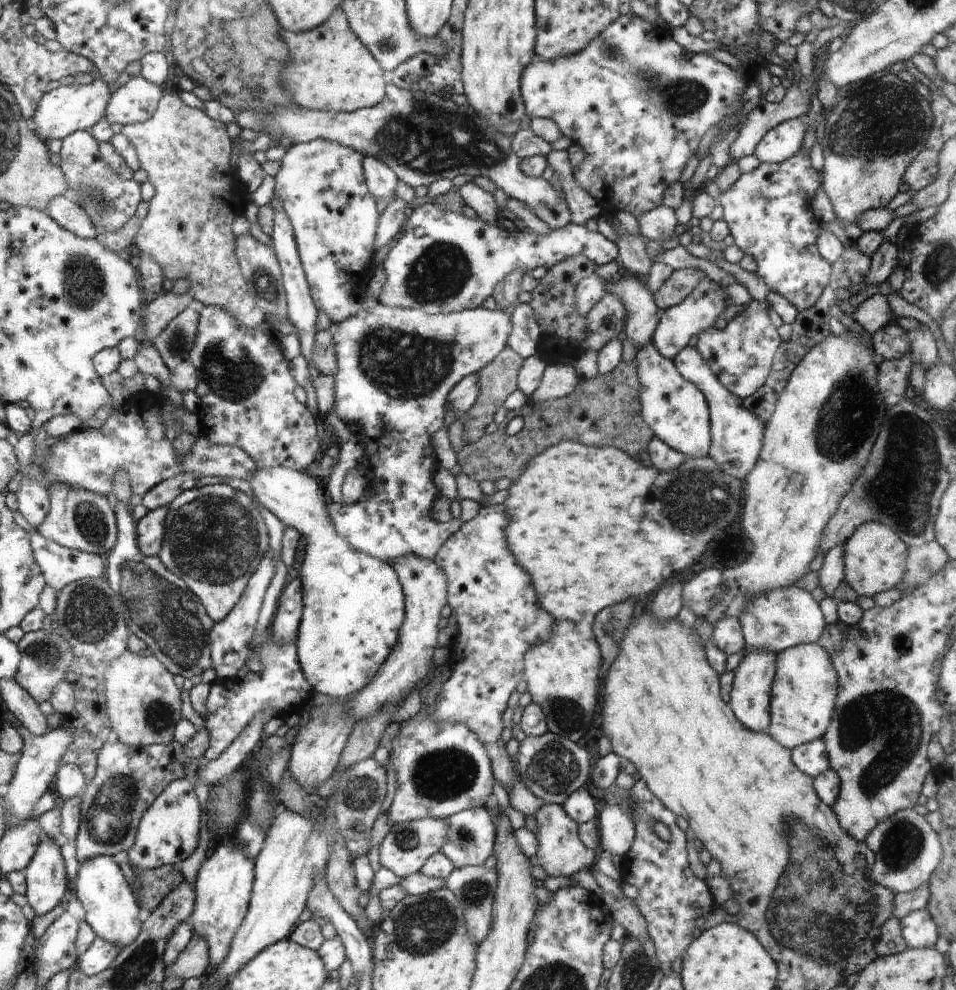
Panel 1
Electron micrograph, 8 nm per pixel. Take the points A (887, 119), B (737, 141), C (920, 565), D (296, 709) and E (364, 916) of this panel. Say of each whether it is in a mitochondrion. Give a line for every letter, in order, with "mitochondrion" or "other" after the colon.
A: mitochondrion
B: other
C: mitochondrion
D: other
E: other

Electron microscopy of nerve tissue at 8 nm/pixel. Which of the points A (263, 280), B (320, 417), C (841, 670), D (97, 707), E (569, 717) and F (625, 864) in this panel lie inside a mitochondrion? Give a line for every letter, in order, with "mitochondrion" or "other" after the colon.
A: mitochondrion
B: other
C: other
D: other
E: mitochondrion
F: other

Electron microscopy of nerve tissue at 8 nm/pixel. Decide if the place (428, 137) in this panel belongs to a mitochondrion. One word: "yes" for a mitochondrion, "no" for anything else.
yes

